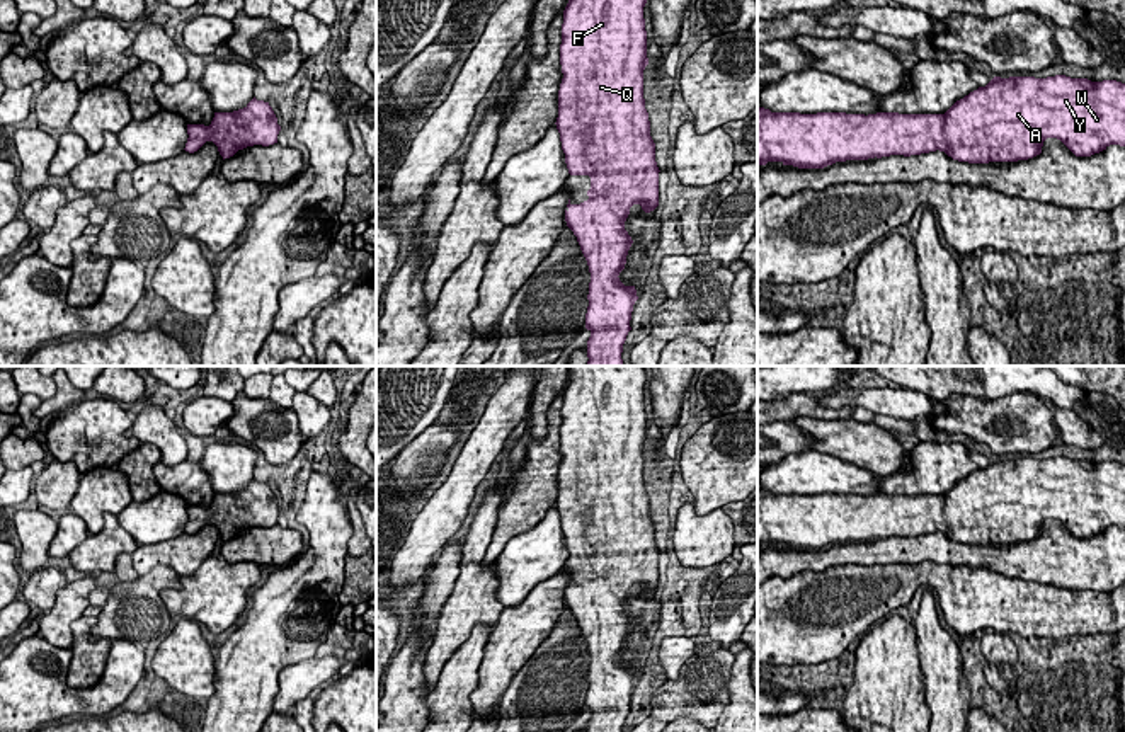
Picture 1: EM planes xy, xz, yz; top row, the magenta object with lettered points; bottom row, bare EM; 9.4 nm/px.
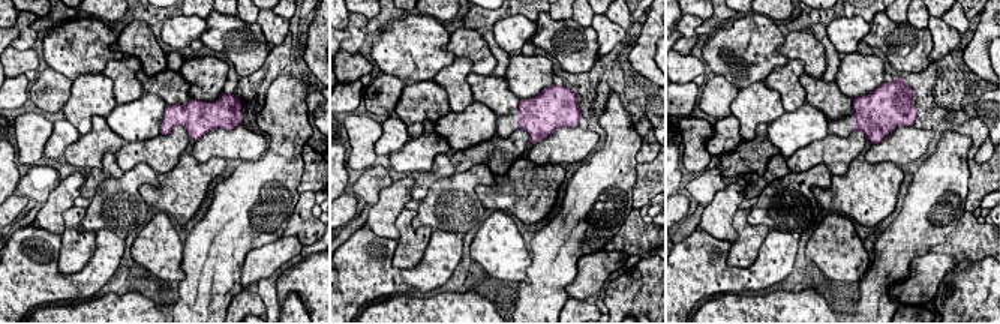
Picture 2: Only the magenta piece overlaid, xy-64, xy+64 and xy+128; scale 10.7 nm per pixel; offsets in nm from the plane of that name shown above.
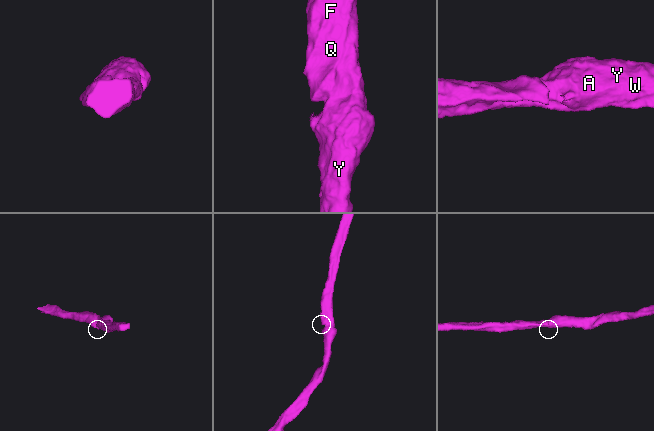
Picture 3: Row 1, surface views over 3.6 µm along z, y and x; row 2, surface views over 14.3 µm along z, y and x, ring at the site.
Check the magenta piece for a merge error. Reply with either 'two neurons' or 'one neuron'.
one neuron

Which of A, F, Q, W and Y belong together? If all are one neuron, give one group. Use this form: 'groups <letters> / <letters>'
groups A F Q W Y

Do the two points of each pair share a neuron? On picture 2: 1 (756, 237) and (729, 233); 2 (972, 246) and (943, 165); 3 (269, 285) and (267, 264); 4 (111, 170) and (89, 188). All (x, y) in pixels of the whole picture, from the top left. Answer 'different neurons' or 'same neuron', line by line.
1: different neurons
2: different neurons
3: different neurons
4: same neuron

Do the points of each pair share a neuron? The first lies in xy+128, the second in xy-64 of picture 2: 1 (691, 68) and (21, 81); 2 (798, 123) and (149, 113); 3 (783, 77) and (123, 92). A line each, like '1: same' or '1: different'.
1: different
2: same
3: same

